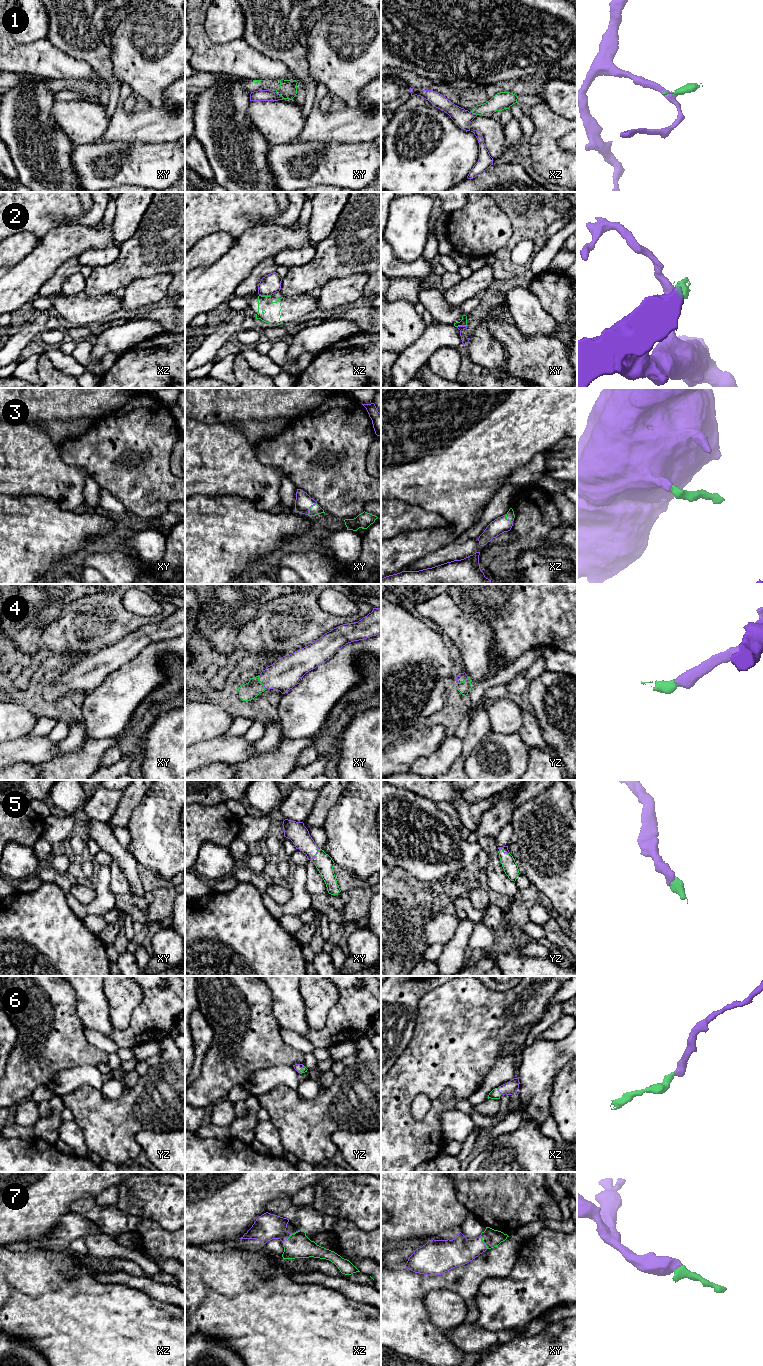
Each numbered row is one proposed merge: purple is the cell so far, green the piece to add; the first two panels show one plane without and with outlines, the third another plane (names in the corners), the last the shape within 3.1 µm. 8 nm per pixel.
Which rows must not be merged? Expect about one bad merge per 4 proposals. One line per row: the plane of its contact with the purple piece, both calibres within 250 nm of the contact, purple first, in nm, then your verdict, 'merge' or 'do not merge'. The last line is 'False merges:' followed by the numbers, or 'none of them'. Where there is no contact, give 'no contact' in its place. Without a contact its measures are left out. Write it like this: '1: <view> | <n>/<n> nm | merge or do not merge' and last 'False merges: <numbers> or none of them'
1: xy | 100/140 nm | do not merge
2: xz | 160/130 nm | do not merge
3: xy | 140/80 nm | merge
4: xy | 240/140 nm | merge
5: xy | 160/140 nm | merge
6: xz | 110/80 nm | merge
7: xz | 220/200 nm | merge
False merges: 1, 2

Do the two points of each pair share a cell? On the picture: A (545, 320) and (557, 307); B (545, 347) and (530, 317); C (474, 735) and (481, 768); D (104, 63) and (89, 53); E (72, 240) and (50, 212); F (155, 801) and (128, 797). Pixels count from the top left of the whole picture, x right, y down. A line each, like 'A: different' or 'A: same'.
A: different
B: different
C: different
D: same
E: different
F: different

